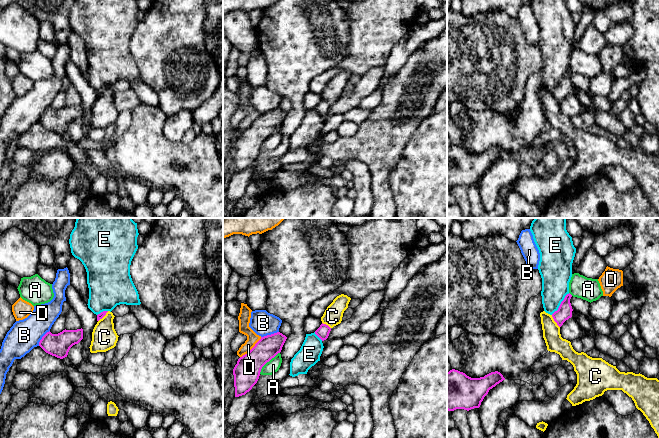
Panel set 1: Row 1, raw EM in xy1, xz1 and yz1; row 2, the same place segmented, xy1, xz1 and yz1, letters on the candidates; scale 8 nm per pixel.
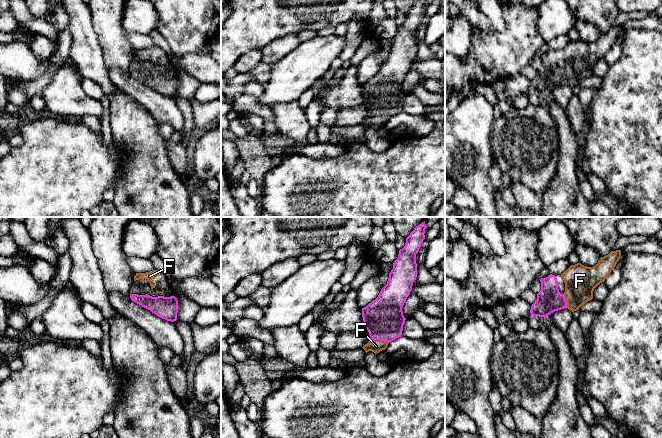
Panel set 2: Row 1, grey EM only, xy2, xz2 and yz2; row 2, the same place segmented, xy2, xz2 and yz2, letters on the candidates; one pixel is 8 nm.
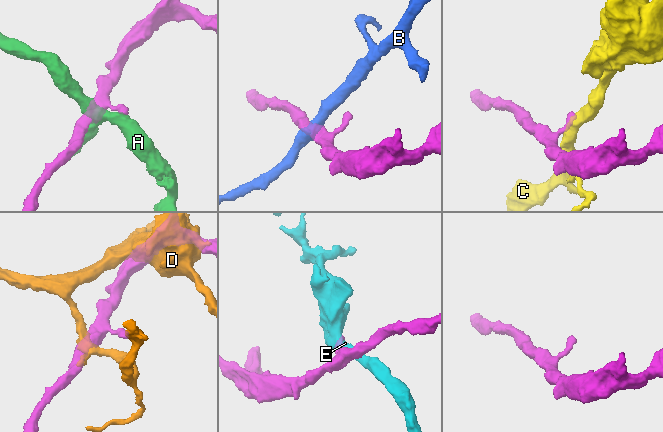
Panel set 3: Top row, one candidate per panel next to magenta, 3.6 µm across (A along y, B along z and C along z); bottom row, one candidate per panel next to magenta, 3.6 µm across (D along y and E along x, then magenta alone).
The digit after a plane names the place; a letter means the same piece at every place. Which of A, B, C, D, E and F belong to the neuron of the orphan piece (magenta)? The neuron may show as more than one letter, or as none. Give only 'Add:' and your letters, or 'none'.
Add: F

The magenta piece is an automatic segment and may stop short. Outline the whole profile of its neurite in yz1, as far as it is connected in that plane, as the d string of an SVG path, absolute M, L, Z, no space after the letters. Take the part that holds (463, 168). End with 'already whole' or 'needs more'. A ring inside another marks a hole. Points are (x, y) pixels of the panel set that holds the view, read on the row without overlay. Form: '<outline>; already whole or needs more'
M450 146L447 148L447 186L479 184L489 166L503 156L505 154L498 147L471 154L458 146Z; already whole

